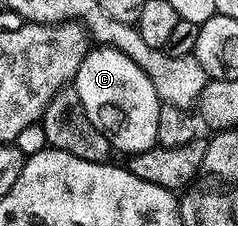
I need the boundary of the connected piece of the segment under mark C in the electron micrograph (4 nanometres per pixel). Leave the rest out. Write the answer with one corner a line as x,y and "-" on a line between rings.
103,45
91,48
72,85
90,121
101,129
117,152
133,155
157,144
158,113
162,106
157,90
146,73
120,50

